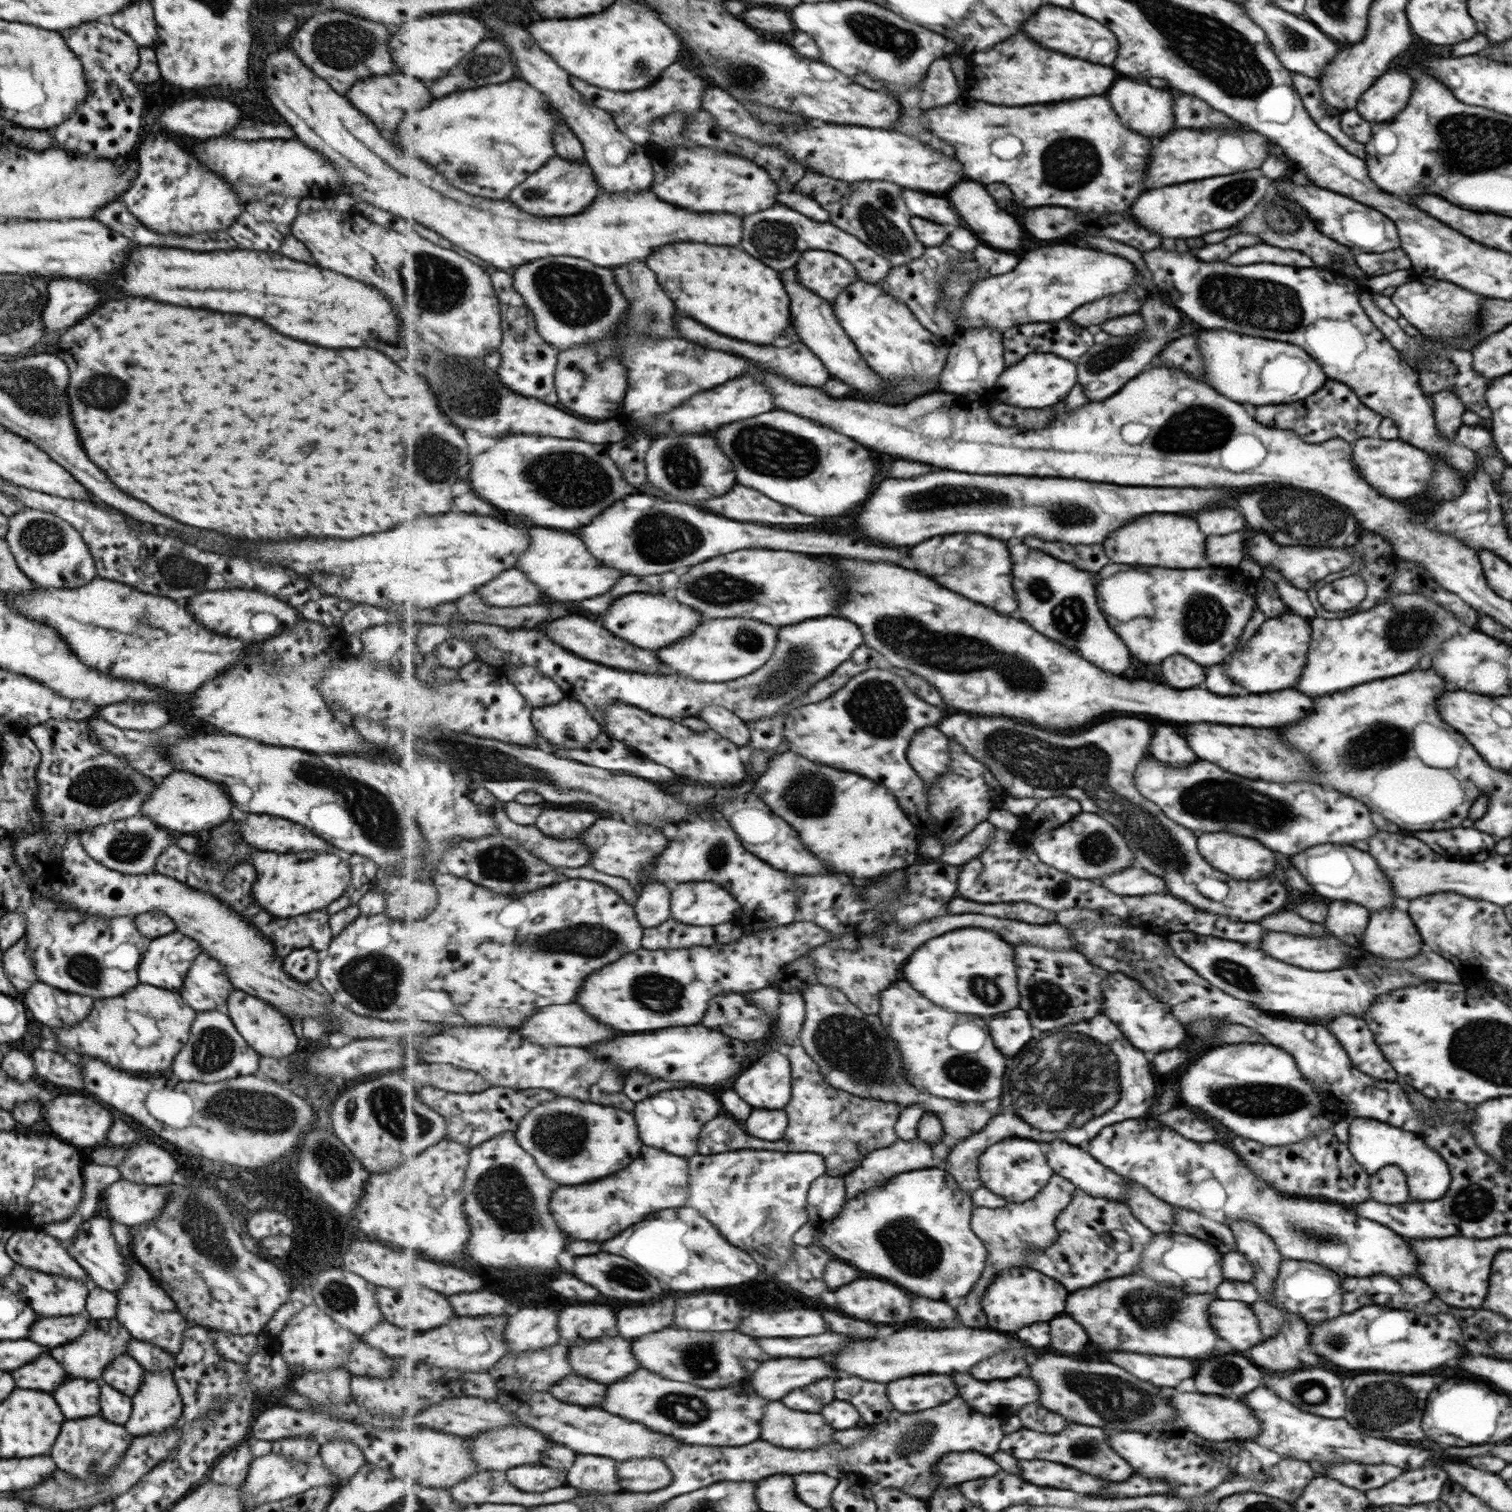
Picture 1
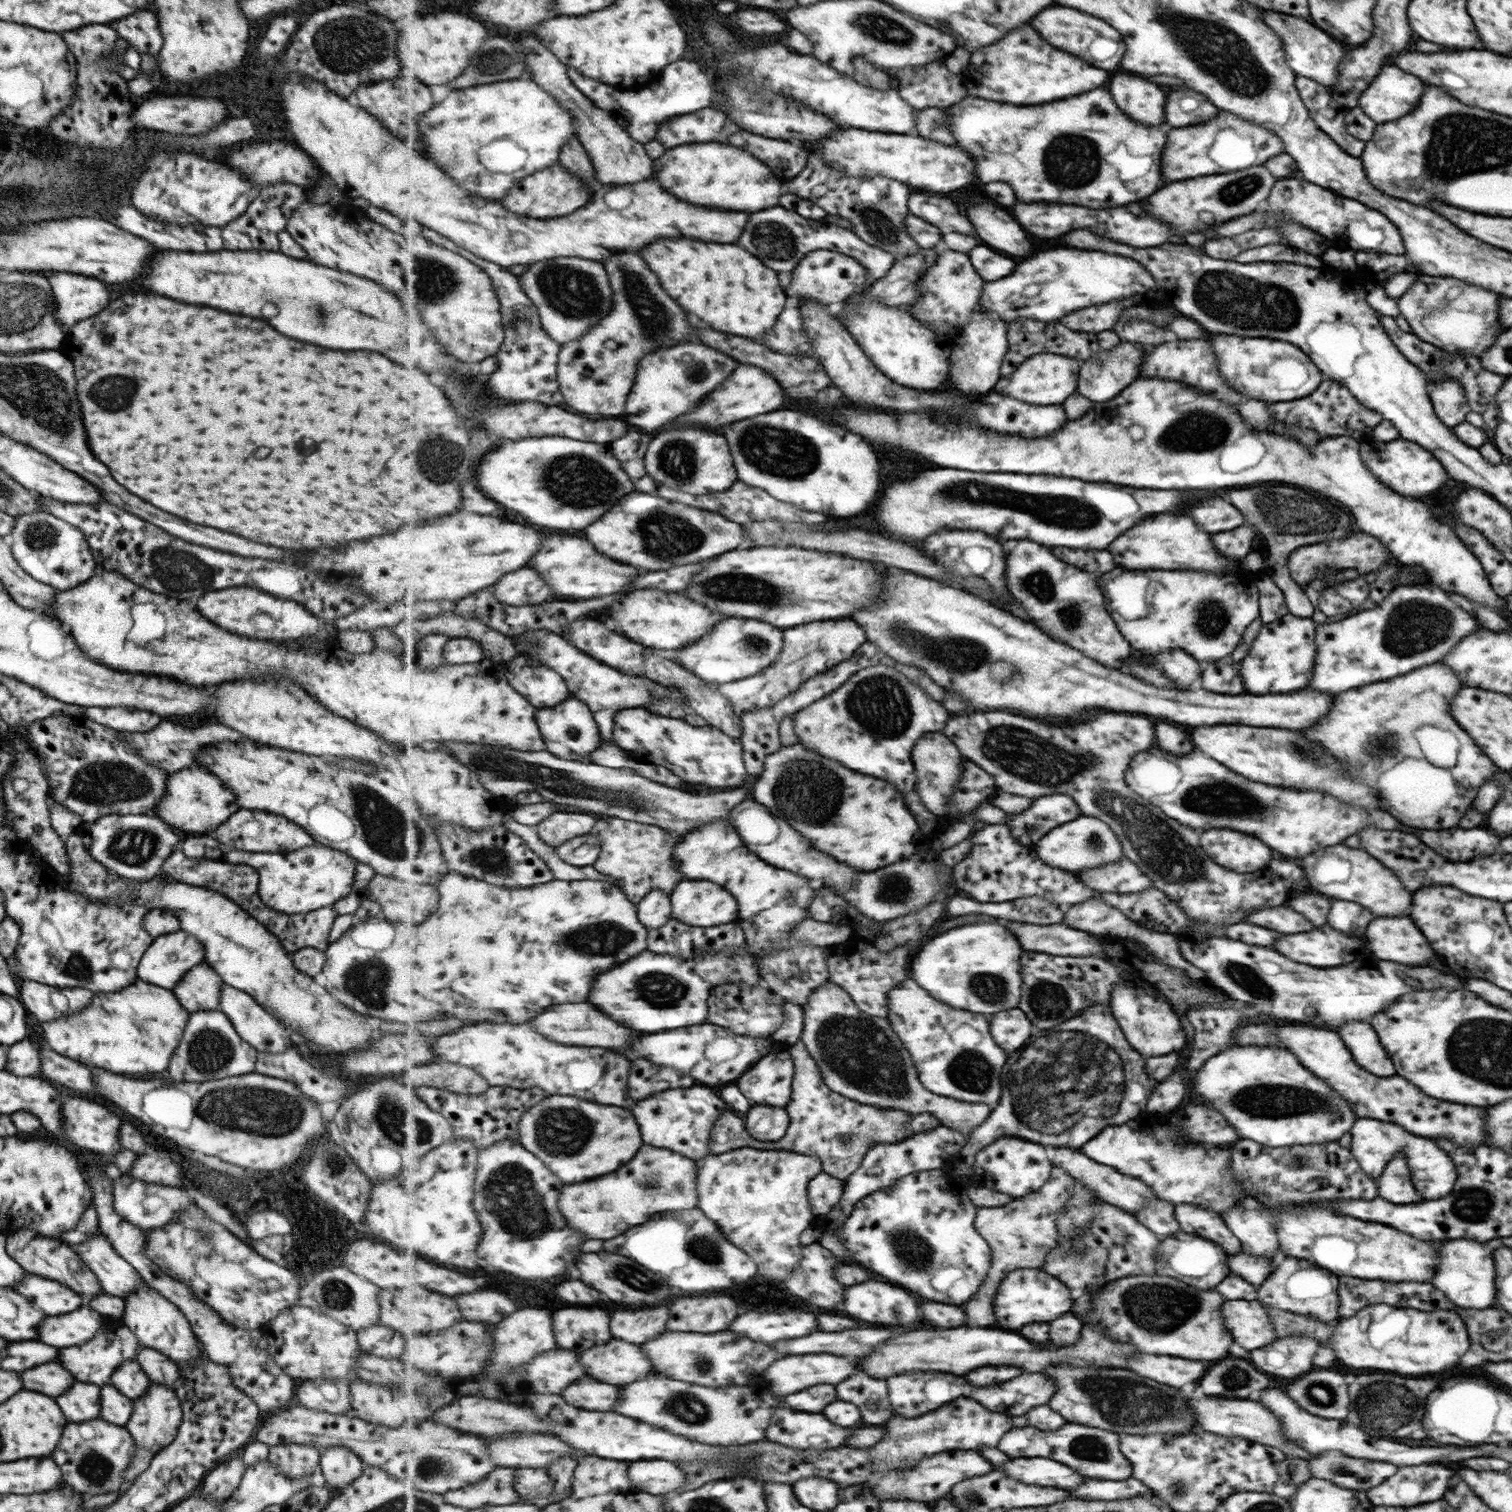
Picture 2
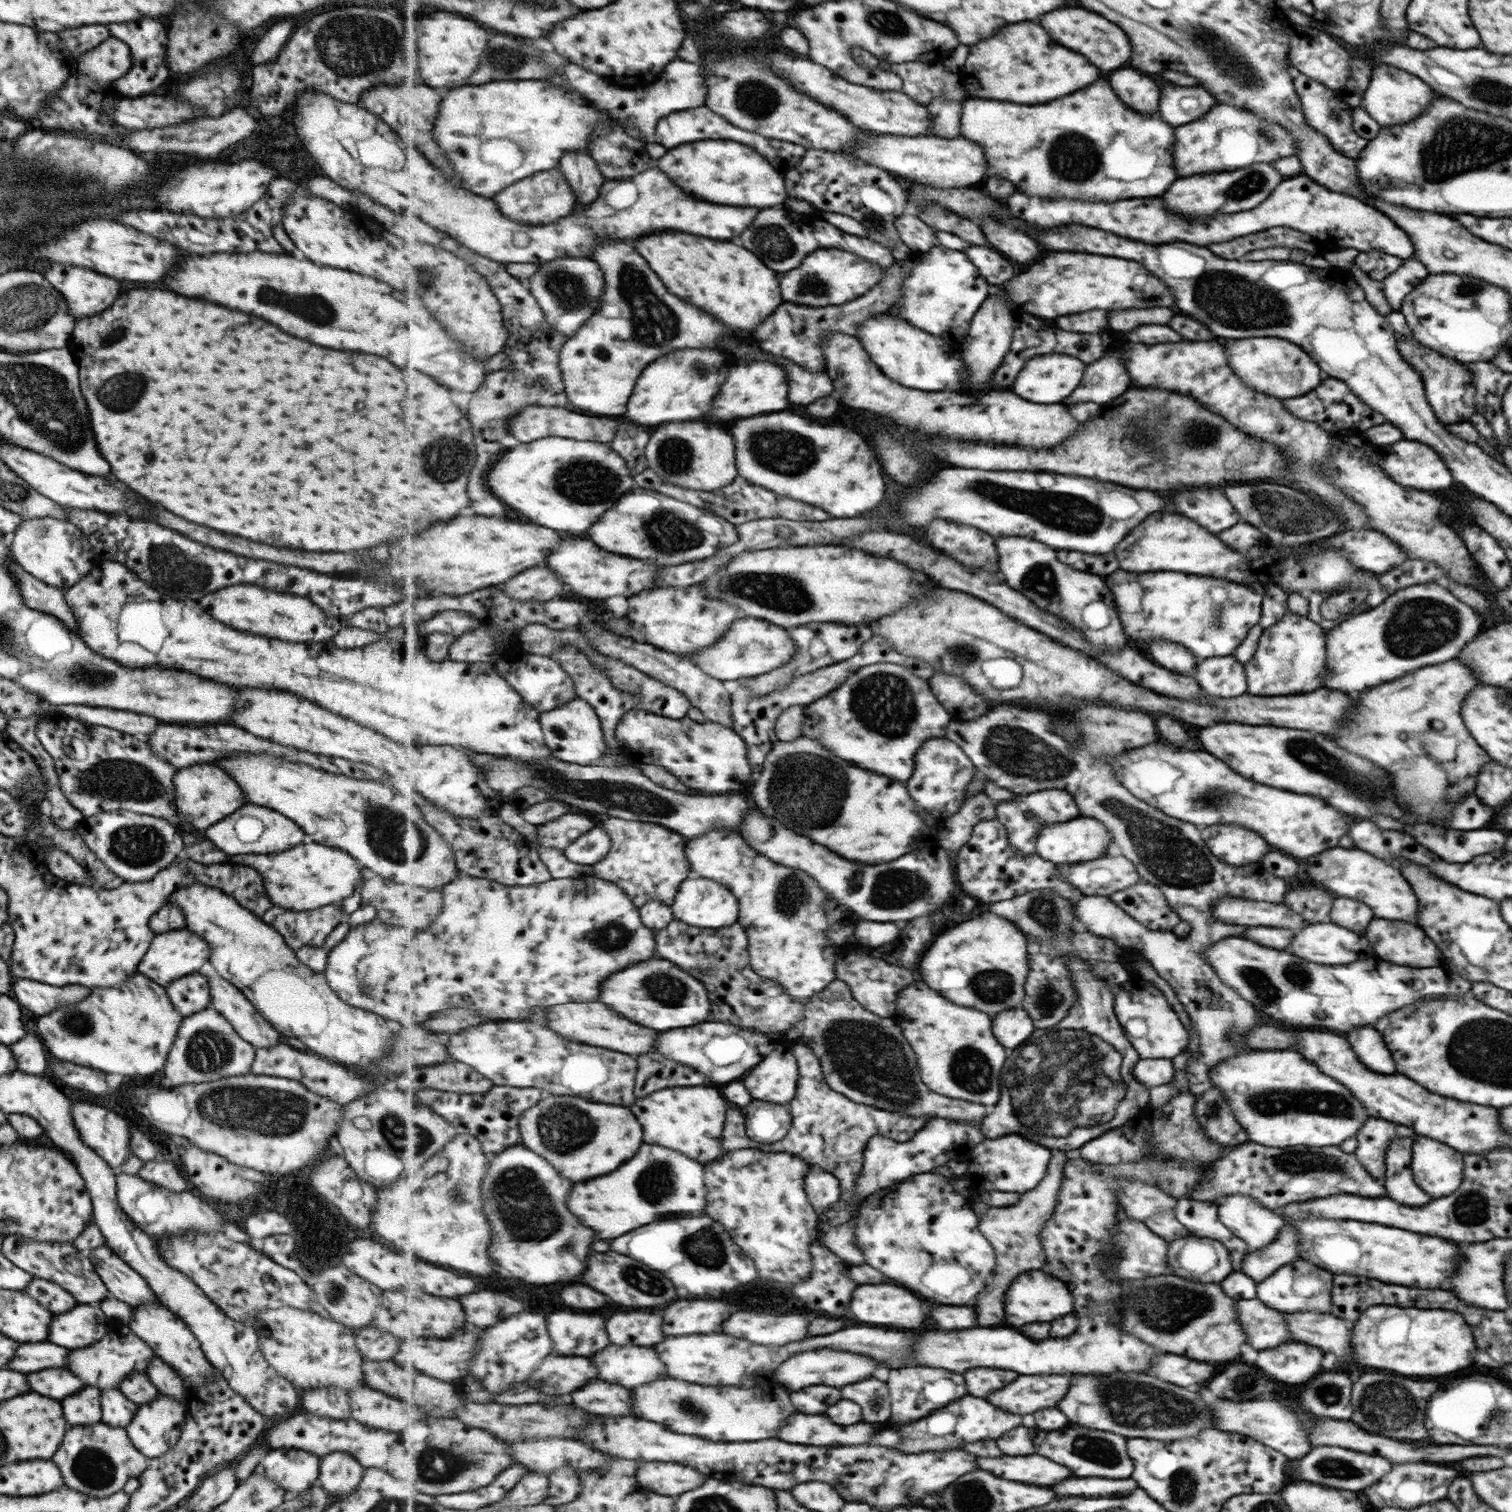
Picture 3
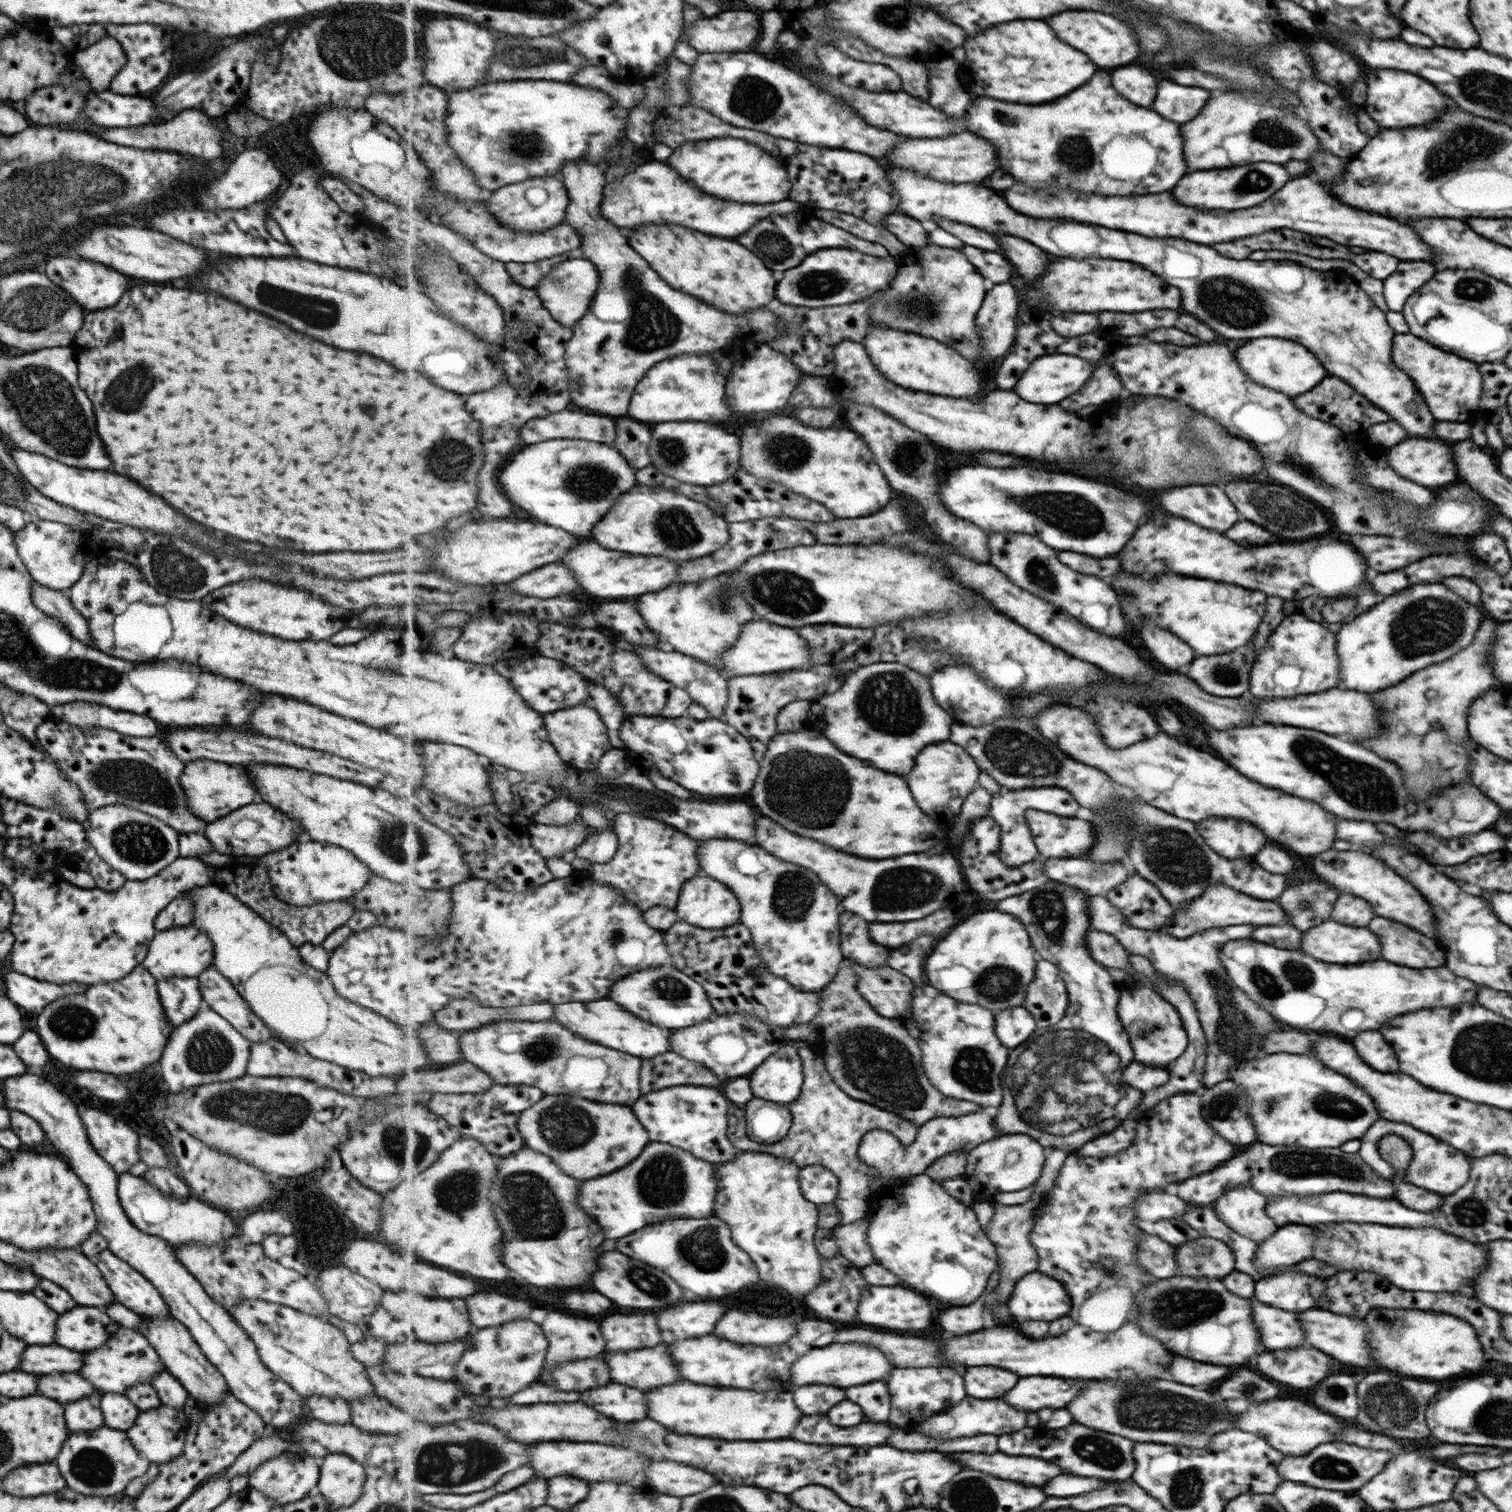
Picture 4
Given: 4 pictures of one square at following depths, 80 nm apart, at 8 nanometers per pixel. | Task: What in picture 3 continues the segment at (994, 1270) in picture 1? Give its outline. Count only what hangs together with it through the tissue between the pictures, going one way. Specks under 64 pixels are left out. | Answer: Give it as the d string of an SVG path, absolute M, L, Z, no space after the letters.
M1066 1151L1054 1152L1045 1179L1037 1188L1022 1194L1018 1203L1006 1207L990 1207L984 1214L981 1232L984 1232L997 1253L997 1272L995 1272L997 1284L989 1284L989 1288L985 1288L985 1292L981 1292L981 1296L977 1296L975 1308L977 1308L977 1312L981 1312L981 1326L999 1324L1005 1318L1003 1296L1019 1274L1030 1270L1043 1270L1047 1265L1048 1256L1041 1244L1042 1232L1057 1210L1068 1155L1070 1153Z

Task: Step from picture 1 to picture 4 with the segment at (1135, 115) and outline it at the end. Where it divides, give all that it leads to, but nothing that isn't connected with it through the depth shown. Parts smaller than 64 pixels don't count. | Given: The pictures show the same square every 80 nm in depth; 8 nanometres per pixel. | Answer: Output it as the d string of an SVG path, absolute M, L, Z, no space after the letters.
M1123 66L1113 70L1113 84L1117 84L1117 92L1121 92L1125 100L1133 100L1137 106L1149 108L1155 98L1153 76L1137 66Z

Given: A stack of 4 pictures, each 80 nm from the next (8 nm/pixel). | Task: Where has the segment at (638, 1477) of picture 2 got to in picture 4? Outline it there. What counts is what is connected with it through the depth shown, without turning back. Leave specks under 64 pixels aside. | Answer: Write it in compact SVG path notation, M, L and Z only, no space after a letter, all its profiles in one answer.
M653 1461L648 1466L646 1476L648 1489L679 1497L703 1492L717 1482L715 1476L705 1470L673 1461Z

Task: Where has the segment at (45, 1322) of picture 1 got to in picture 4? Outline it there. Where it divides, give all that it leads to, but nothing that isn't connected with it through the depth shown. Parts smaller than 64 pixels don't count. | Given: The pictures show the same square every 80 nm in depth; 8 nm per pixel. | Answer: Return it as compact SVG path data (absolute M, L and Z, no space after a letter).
M75 1305L57 1315L55 1344L69 1350L93 1350L111 1335L120 1334L121 1327L97 1307Z

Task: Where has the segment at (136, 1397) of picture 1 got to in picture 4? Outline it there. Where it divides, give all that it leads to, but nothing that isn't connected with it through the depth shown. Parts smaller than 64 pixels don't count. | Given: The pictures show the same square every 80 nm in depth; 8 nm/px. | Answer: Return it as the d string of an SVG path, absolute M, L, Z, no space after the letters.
M160 1404L157 1409L138 1411L134 1424L125 1431L125 1434L141 1457L147 1459L150 1463L165 1464L182 1453L188 1425L189 1422L184 1419L182 1409Z

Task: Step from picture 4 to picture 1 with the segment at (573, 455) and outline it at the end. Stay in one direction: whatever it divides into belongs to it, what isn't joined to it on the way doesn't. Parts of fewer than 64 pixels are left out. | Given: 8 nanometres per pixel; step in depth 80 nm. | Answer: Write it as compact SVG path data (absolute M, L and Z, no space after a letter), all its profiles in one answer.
M503 435L496 438L496 443L483 451L483 454L473 458L469 480L473 490L481 498L493 502L497 508L525 514L537 526L551 526L551 528L581 528L591 524L595 516L613 506L627 494L637 494L637 488L631 486L623 478L621 470L617 468L615 460L609 454L610 444L591 444L589 441L557 438L543 435Z

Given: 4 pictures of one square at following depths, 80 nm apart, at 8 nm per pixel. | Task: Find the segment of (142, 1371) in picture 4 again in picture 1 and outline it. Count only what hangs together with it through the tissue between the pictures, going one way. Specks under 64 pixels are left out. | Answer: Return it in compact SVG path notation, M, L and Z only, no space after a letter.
M114 1318L93 1320L93 1324L89 1324L87 1330L79 1338L75 1338L63 1346L51 1348L49 1354L63 1366L63 1370L67 1374L71 1374L75 1378L99 1380L105 1366L119 1354L126 1353L126 1344L130 1338L127 1329L123 1328L121 1323Z

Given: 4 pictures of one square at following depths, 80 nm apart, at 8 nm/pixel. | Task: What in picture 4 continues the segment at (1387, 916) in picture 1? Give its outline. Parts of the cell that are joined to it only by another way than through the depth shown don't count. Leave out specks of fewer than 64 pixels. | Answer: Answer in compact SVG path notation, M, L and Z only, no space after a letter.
M1377 918L1369 924L1369 928L1373 928L1373 932L1377 932L1377 940L1381 940L1383 960L1405 964L1407 968L1437 968L1447 962L1443 949L1436 941L1403 924Z

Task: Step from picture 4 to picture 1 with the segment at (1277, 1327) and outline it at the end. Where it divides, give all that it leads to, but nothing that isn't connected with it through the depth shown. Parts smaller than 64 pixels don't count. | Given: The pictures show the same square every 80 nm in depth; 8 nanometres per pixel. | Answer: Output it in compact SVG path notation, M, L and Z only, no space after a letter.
M1216 1298L1209 1304L1207 1313L1216 1335L1234 1350L1249 1350L1263 1340L1251 1303Z

